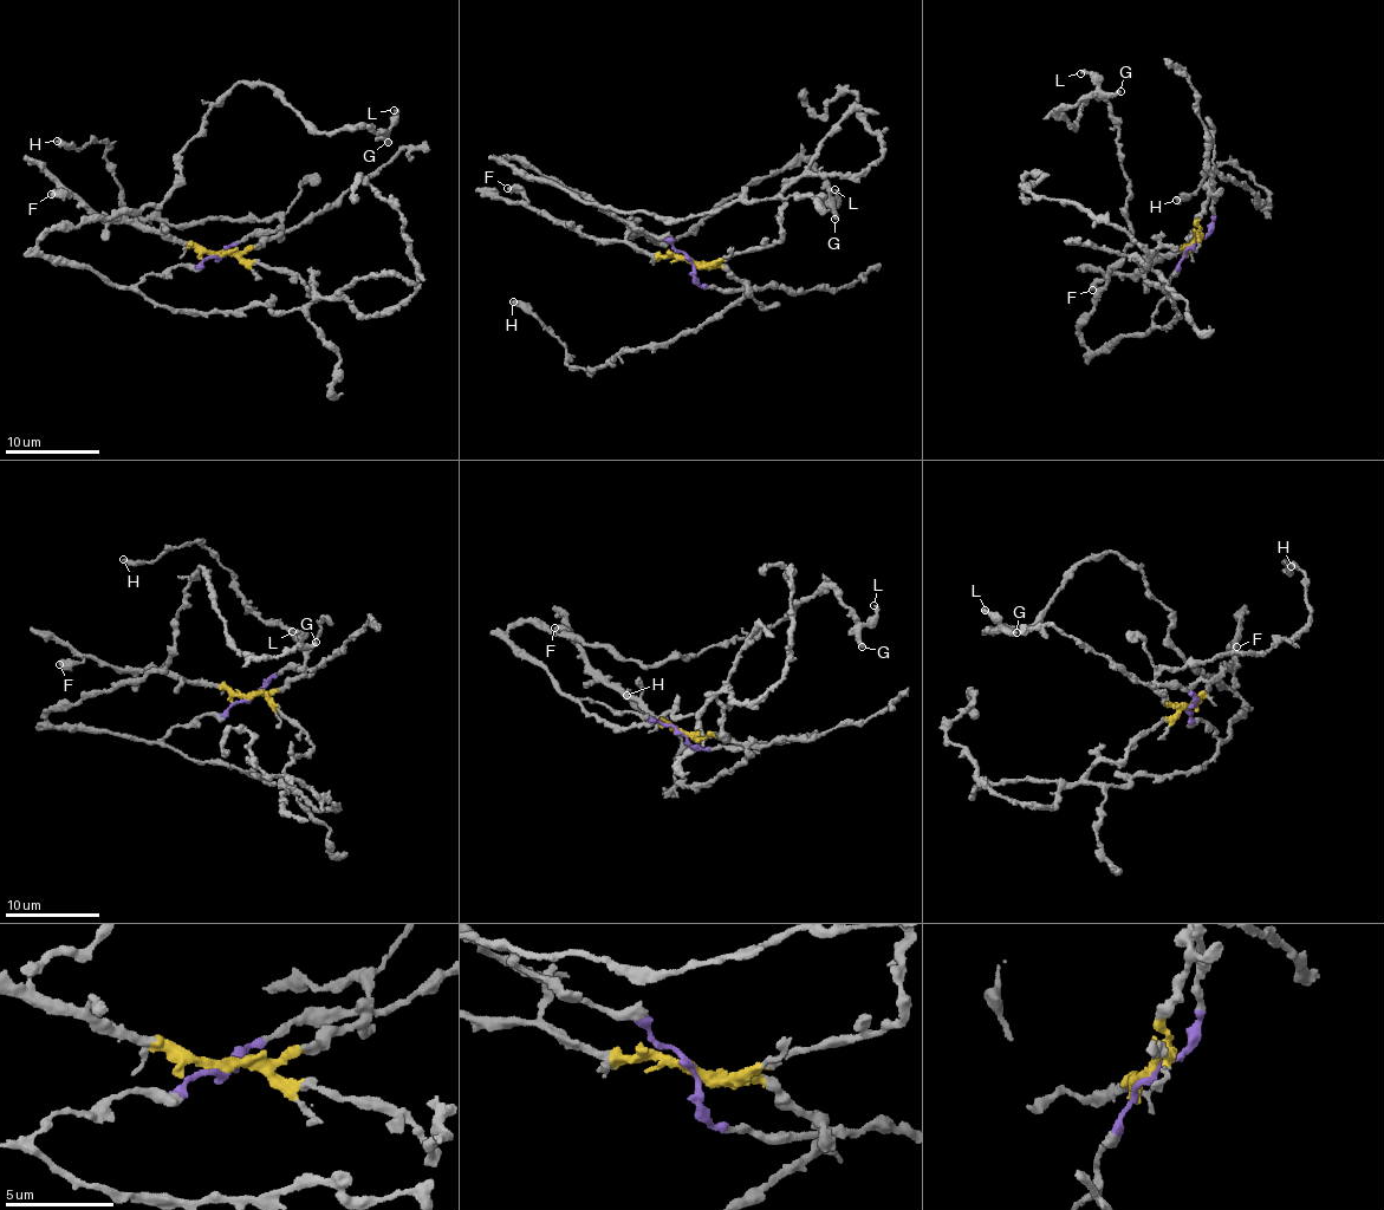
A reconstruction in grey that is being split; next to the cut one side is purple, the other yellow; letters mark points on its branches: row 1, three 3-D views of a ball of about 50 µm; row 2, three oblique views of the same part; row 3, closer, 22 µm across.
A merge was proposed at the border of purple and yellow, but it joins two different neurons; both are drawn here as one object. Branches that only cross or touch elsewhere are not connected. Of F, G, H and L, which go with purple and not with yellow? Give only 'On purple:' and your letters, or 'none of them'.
On purple: G, L

